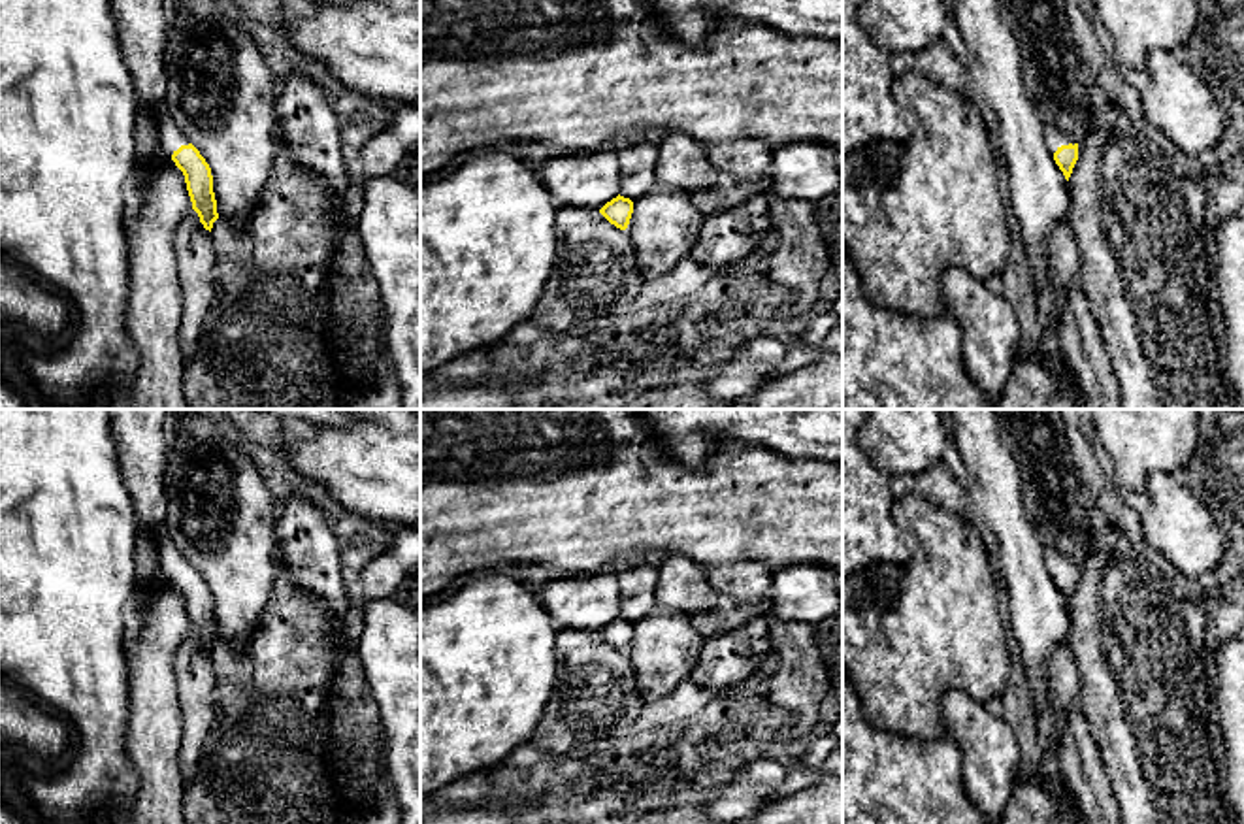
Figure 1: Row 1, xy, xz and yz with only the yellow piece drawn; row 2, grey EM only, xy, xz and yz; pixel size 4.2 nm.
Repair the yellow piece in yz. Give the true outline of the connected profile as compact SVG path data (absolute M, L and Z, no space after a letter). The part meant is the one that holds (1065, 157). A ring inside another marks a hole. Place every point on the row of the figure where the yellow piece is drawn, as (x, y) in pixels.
M1052 123L1044 126L1044 138L1048 151L1054 155L1056 164L1069 181L1078 160L1078 143Z

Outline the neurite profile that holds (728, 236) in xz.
M761 194L748 198L729 209L705 215L690 256L707 272L724 272L760 251L771 226L771 198Z

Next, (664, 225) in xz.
M656 185L633 200L626 234L635 249L643 281L669 273L690 255L703 219L690 196L671 185Z

